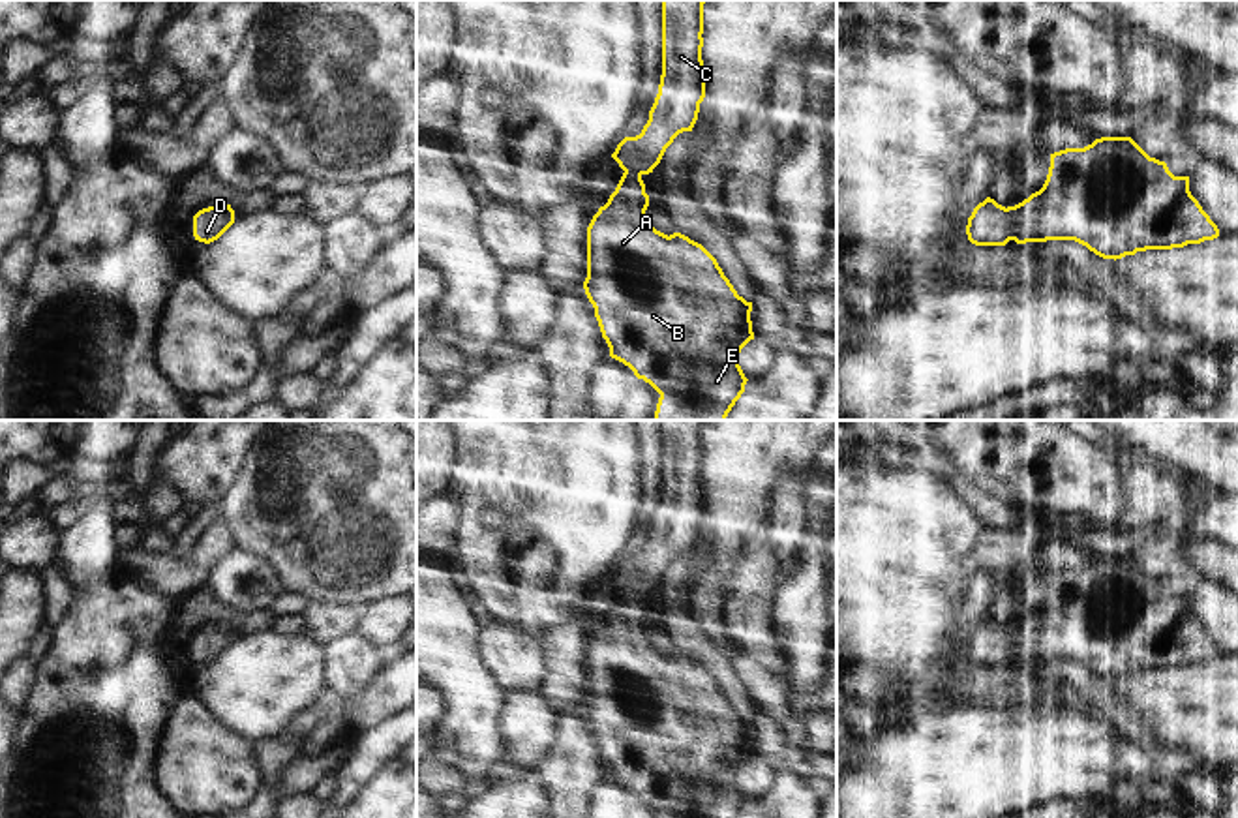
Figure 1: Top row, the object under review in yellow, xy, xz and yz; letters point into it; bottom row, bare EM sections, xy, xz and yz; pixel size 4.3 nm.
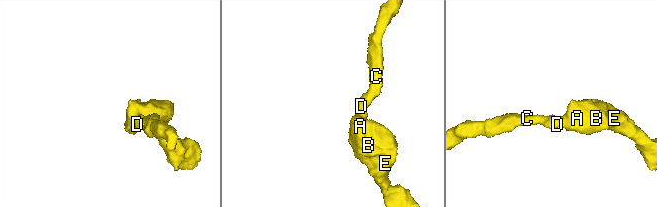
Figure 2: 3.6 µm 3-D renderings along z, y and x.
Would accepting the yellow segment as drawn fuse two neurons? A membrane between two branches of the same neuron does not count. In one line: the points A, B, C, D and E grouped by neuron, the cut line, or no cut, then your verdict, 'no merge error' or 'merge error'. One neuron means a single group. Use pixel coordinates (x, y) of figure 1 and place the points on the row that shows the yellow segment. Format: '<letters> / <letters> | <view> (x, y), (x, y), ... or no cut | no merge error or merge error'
A B C D E | no cut | no merge error

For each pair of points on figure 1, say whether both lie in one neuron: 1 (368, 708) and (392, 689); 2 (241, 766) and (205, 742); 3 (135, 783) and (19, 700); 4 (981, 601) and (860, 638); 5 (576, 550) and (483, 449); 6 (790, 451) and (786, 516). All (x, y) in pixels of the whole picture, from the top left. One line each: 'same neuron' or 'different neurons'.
1: same neuron
2: same neuron
3: different neurons
4: different neurons
5: same neuron
6: different neurons

